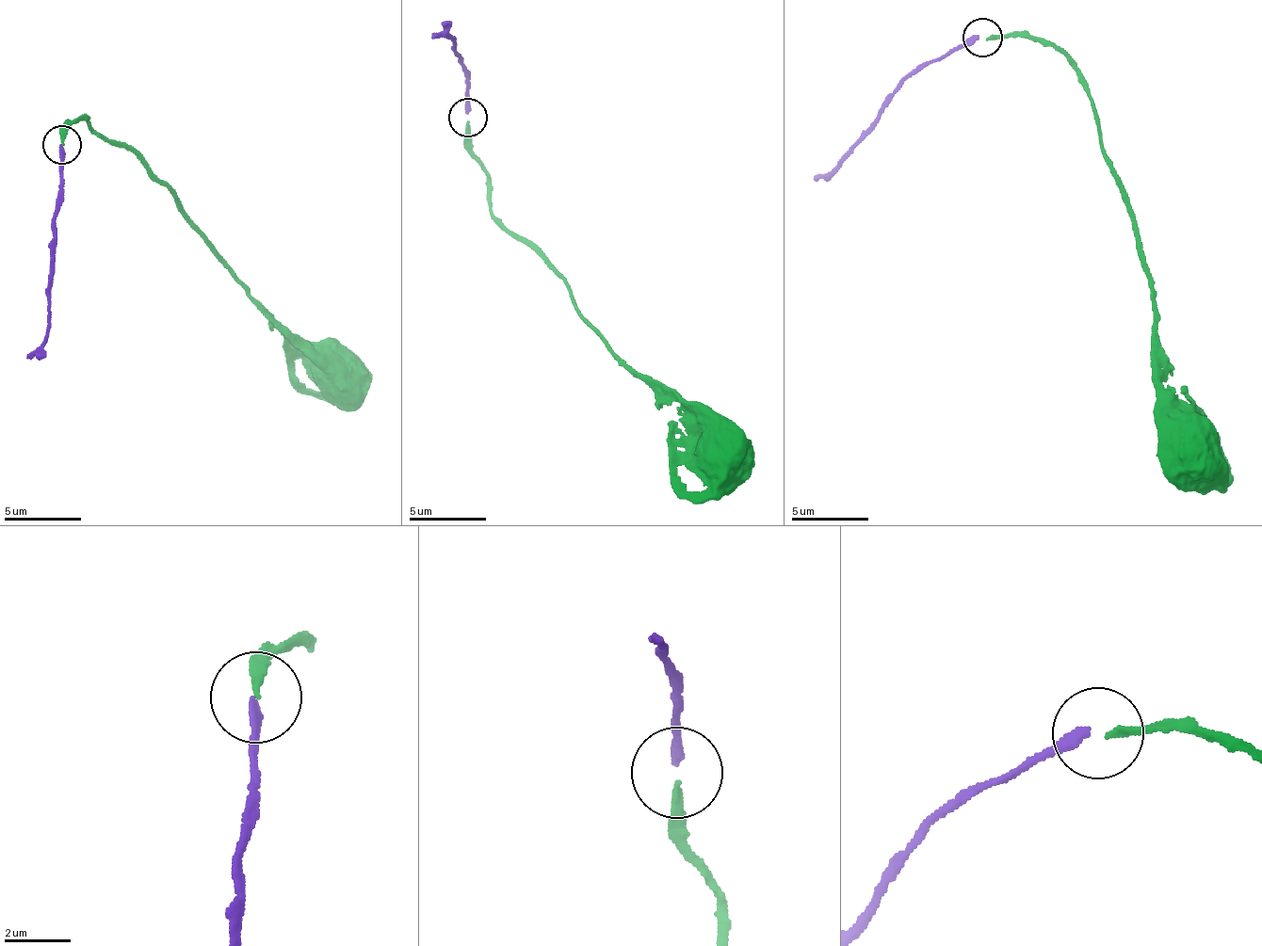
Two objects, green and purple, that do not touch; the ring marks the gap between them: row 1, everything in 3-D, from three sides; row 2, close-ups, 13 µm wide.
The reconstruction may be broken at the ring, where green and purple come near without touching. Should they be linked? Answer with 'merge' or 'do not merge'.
merge

